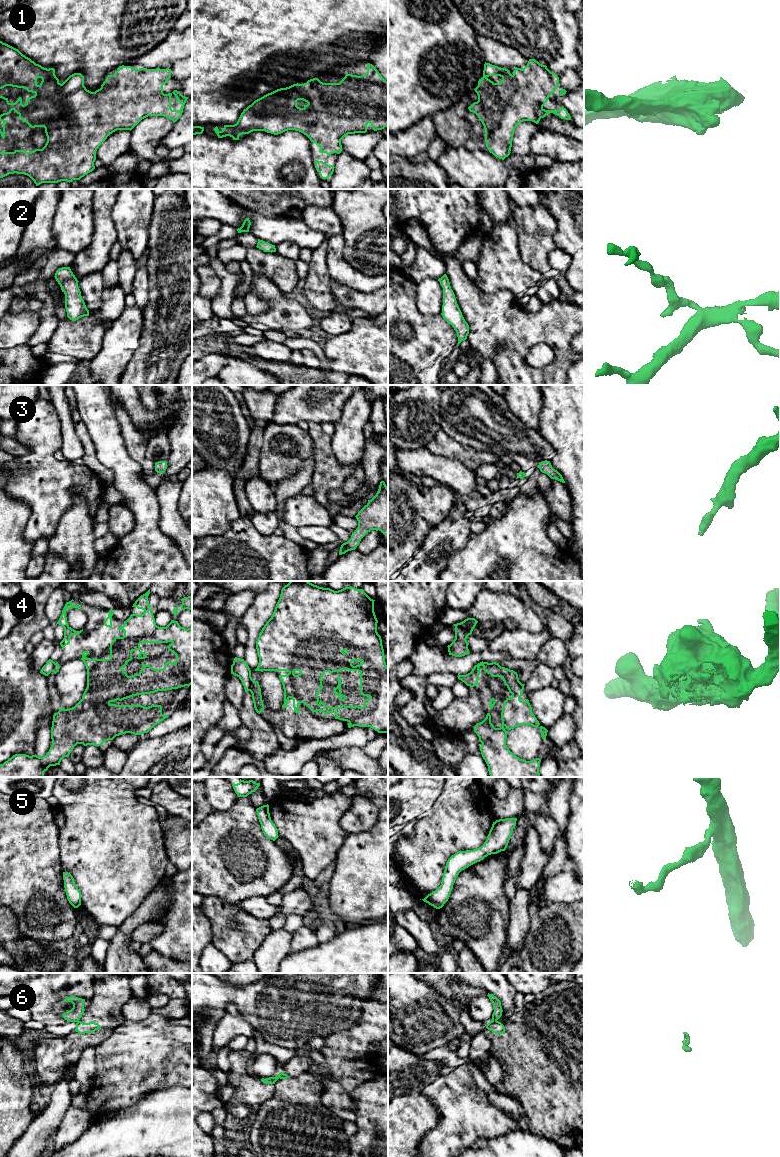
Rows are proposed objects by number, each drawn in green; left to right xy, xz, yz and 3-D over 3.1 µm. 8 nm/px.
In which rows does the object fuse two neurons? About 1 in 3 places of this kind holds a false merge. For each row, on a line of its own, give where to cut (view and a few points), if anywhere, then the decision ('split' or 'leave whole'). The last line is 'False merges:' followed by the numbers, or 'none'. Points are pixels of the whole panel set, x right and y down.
1: no cut | leave whole
2: no cut | leave whole
3: no cut | leave whole
4: yz (498, 664), (485, 664), (483, 667) | split
5: no cut | leave whole
6: xz (274, 1077), (275, 1081) | split
False merges: 4, 6

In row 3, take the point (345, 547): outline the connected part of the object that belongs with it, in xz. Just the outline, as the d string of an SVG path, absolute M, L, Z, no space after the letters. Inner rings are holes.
M380 482L376 495L355 516L357 529L351 538L340 547L339 555L355 550L361 539L371 530L381 531L388 536L388 487Z

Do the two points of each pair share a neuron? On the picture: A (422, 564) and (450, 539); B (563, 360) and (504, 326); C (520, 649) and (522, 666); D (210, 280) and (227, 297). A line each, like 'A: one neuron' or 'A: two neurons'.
A: one neuron
B: one neuron
C: two neurons
D: two neurons

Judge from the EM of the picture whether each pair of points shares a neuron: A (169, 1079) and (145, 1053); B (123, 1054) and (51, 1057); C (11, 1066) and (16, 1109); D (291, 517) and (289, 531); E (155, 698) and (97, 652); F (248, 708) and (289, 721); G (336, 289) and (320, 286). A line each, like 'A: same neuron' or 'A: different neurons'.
A: same neuron
B: different neurons
C: same neuron
D: different neurons
E: same neuron
F: different neurons
G: different neurons

